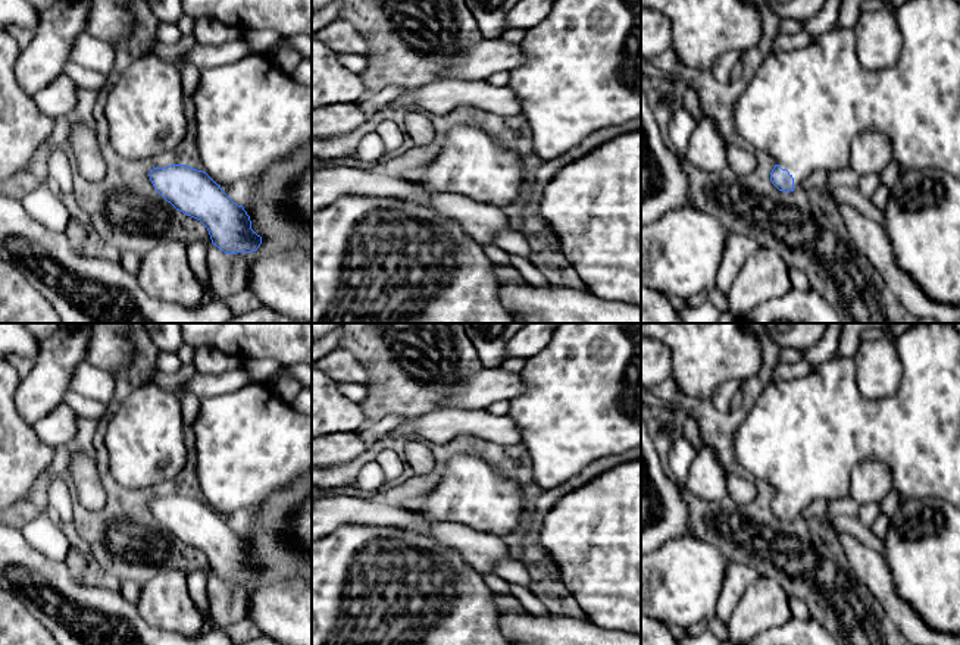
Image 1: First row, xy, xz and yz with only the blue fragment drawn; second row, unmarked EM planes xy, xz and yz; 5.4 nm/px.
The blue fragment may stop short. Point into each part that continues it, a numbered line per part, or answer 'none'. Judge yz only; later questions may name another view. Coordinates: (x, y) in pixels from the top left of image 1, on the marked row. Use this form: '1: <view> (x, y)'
1: yz (804, 107)

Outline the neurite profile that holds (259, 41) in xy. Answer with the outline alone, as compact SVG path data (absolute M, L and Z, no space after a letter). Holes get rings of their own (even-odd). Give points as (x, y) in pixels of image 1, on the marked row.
M243 29L243 38L250 48L250 53L266 54L282 37L273 29Z

